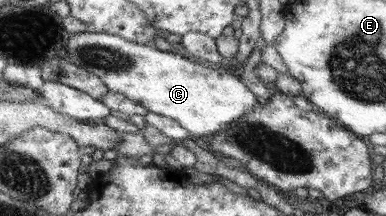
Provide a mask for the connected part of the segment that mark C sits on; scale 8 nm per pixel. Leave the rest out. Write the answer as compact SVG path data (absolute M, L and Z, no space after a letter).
M92 30L73 34L68 39L65 49L69 61L100 77L110 92L125 95L137 104L143 105L149 112L176 119L190 131L194 139L212 136L232 126L236 119L243 118L262 103L262 100L245 85L238 72L229 74L223 70L213 70L175 52L161 51L149 44L135 43L117 35Z

